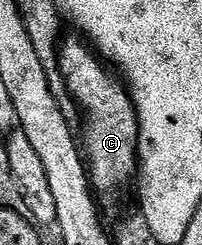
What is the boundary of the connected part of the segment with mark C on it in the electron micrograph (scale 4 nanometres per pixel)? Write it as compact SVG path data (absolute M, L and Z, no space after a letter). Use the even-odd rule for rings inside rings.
M65 38L61 42L60 72L82 119L84 115L82 155L95 194L103 197L122 190L131 179L133 182L137 178L140 122L123 78L109 69L105 60L83 38L75 38Z

